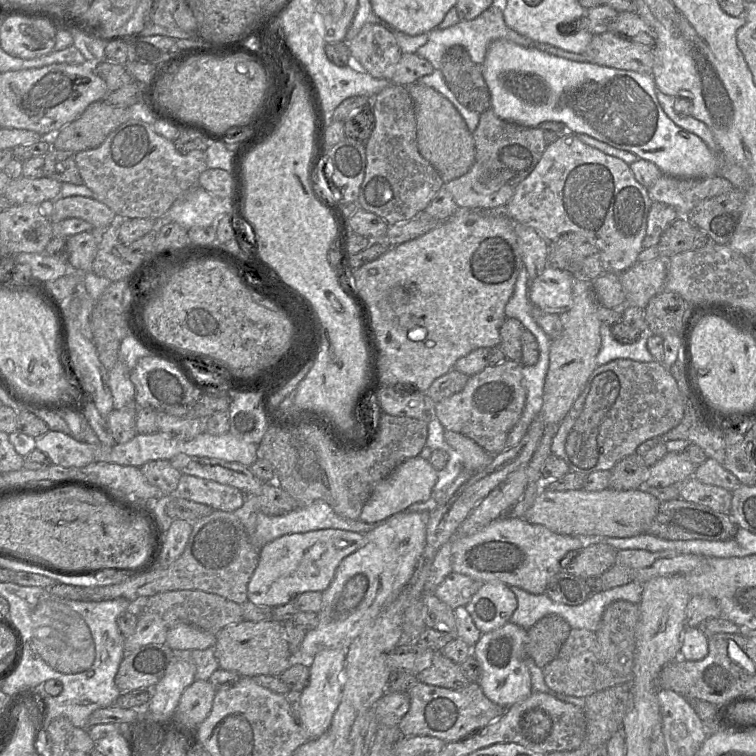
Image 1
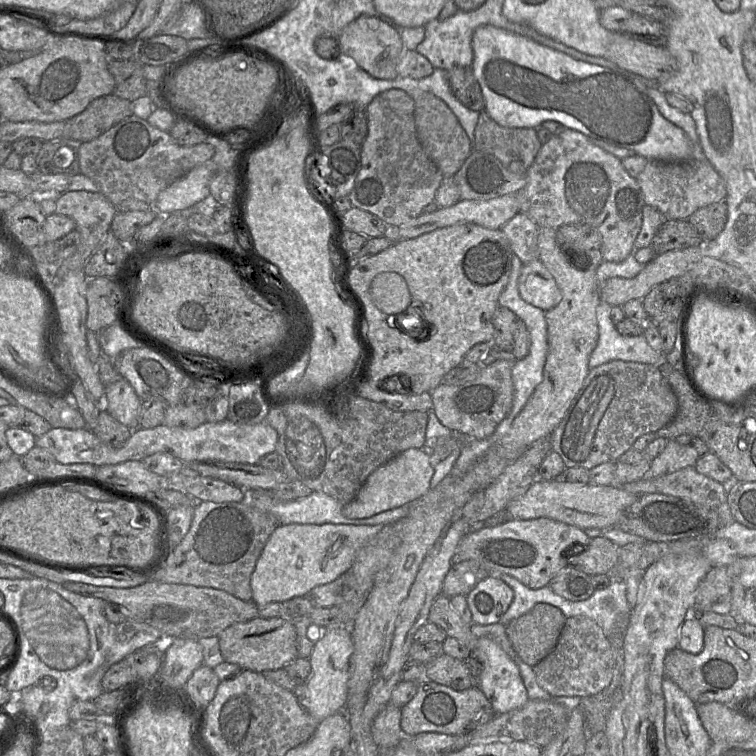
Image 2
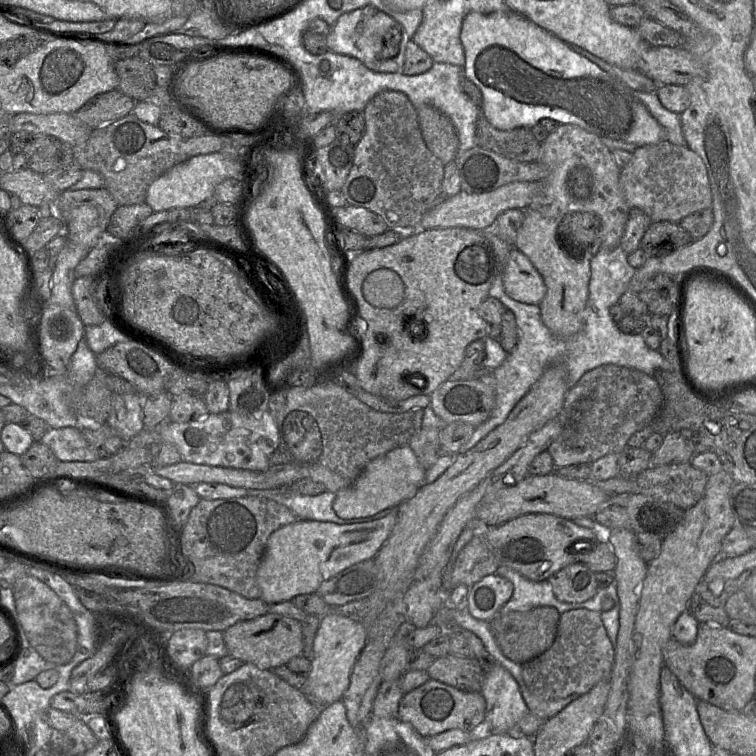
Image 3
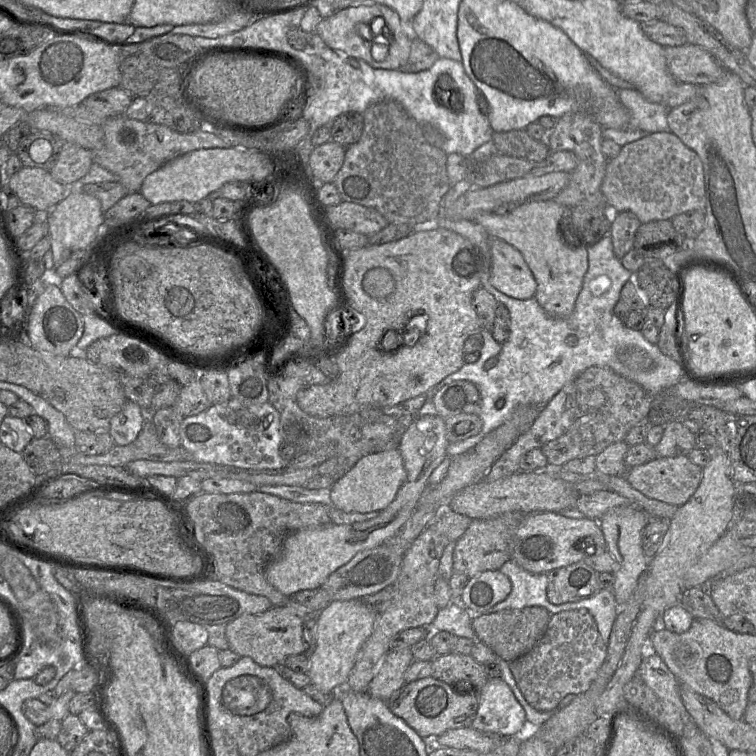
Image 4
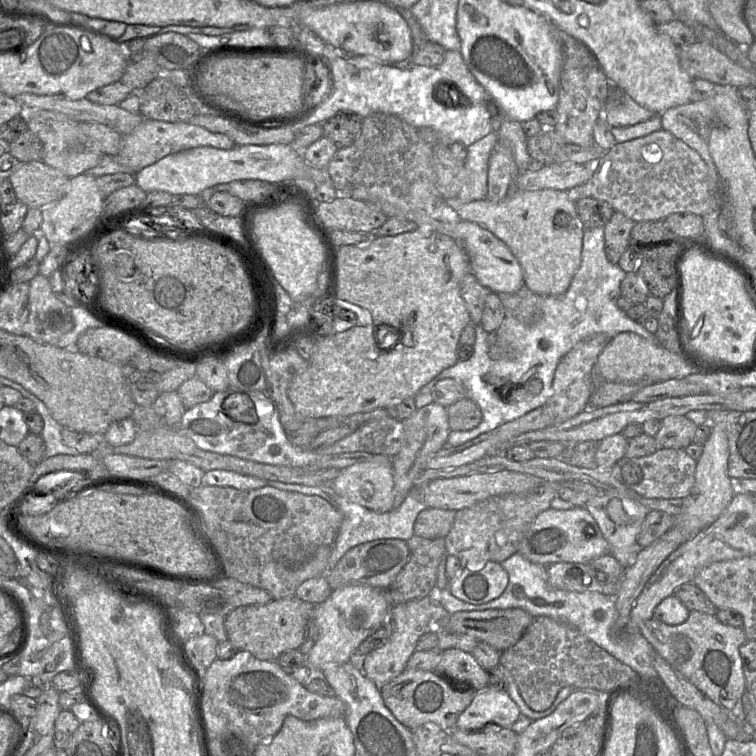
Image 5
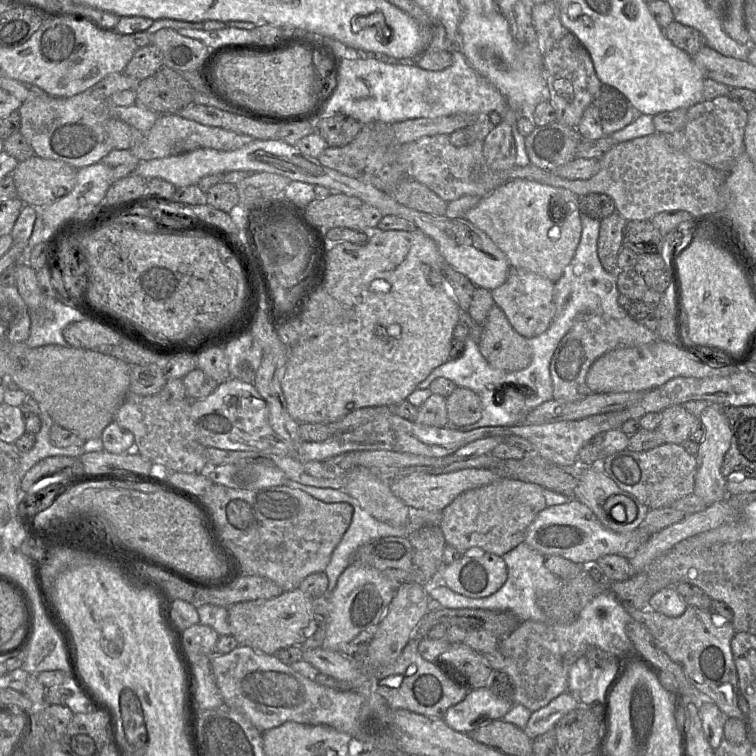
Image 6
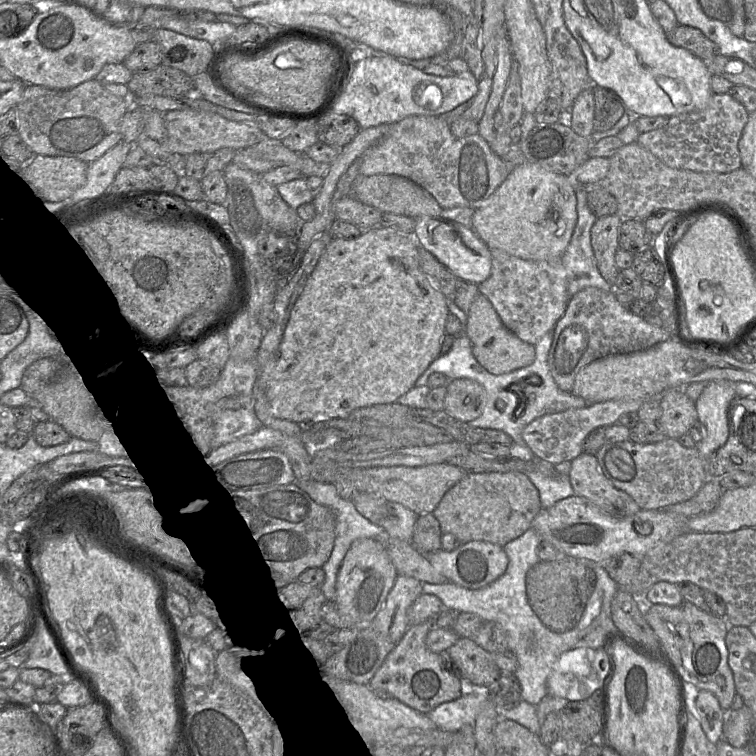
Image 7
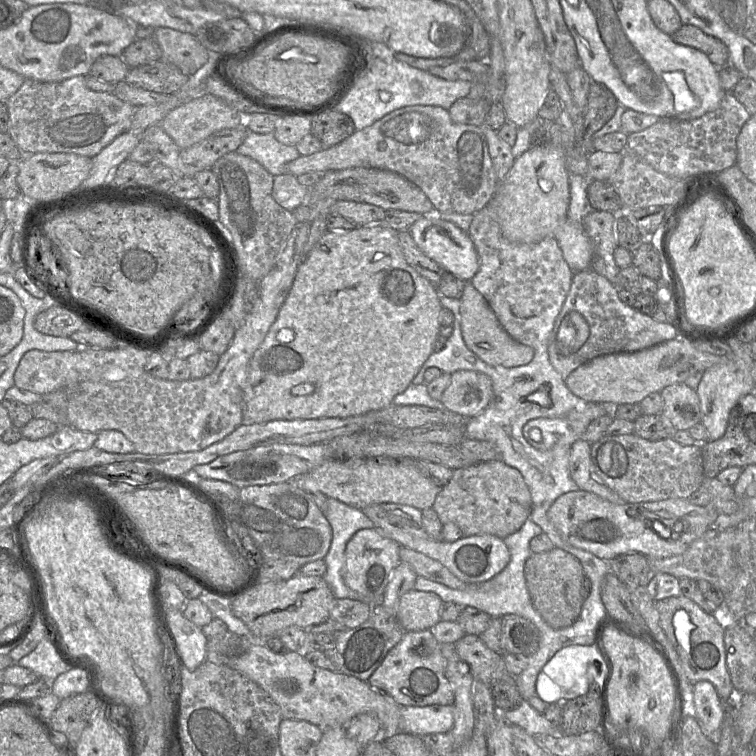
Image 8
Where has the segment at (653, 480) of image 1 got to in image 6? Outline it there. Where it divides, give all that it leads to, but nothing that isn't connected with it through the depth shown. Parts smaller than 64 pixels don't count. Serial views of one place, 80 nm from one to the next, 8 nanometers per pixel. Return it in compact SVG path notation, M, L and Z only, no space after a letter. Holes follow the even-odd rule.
M673 405L662 412L658 431L665 443L682 444L689 439L699 419L686 410L684 405Z

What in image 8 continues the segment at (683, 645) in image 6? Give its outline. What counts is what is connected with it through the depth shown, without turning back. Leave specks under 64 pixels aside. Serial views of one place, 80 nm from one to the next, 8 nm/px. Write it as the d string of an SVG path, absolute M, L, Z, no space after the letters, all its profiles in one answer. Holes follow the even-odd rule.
M682 594L655 601L655 606L659 614L660 626L679 655L685 677L692 683L710 682L724 703L729 698L731 701L735 699L736 693L739 692L733 686L726 665L725 628L714 615L707 613Z

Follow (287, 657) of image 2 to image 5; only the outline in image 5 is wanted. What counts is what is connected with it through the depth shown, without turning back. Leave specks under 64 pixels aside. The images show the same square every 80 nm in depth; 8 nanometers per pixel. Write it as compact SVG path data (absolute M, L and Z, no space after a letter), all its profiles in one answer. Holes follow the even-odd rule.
M294 595L265 605L240 606L225 617L225 629L238 650L248 651L259 660L277 661L283 652L300 648L307 621L305 602Z

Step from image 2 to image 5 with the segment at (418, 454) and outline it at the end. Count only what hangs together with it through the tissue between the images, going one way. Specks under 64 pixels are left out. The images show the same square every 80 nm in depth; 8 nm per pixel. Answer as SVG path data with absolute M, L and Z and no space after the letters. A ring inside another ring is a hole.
M373 455L371 457L368 457L366 460L356 463L353 466L347 467L345 469L342 469L339 473L339 475L330 483L330 485L324 485L324 486L331 486L335 492L347 499L350 502L359 504L365 508L368 508L372 511L375 511L377 513L385 513L385 512L389 512L392 509L394 509L394 499L395 499L395 480L394 480L394 472L393 472L393 468L392 468L392 457L386 456L386 455Z

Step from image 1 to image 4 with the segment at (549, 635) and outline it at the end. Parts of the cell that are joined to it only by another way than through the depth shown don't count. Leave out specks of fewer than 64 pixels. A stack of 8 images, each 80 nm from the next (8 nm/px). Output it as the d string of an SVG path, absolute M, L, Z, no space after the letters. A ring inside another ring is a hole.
M543 607L505 609L473 616L472 626L477 640L488 645L498 657L511 662L533 649L544 635L551 616Z

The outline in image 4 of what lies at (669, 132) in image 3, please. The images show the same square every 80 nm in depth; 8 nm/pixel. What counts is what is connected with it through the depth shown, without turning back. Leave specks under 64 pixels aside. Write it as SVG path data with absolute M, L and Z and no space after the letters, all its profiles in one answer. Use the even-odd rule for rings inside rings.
M616 89L620 102L630 114L629 127L648 133L668 132L668 108L648 101L635 89Z

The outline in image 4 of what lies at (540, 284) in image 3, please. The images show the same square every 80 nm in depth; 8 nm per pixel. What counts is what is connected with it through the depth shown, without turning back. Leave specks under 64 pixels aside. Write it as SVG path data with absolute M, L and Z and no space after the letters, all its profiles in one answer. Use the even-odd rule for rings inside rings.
M490 238L489 282L501 293L520 300L533 298L537 283L522 254L498 238Z

